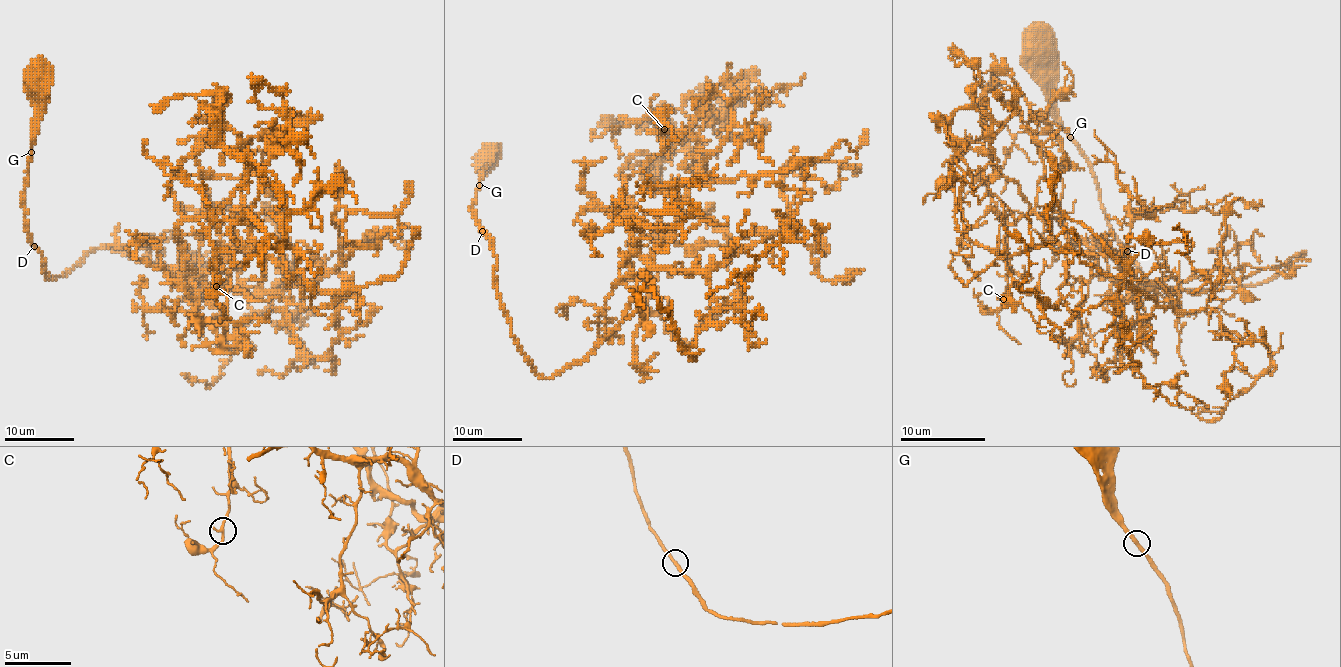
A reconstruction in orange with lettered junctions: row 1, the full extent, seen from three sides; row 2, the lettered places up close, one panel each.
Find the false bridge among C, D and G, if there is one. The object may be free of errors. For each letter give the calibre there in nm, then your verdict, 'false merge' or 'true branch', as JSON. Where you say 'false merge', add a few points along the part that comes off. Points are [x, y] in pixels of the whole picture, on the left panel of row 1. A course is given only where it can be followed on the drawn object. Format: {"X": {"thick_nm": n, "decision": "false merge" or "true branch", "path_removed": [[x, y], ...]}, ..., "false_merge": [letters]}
{"C": {"thick_nm": 240, "decision": "true branch"}, "D": {"thick_nm": 240, "decision": "true branch"}, "G": {"thick_nm": 240, "decision": "true branch"}, "false_merge": []}

